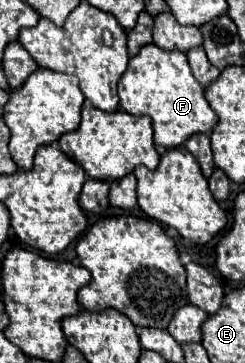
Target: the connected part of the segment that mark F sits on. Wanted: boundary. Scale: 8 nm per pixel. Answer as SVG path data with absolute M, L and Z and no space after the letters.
M155 43L143 45L139 53L129 59L127 71L117 83L117 91L123 111L151 117L155 143L167 149L181 147L193 133L207 133L217 123L215 111L205 99L205 91L193 77L187 55L181 51L167 51Z

